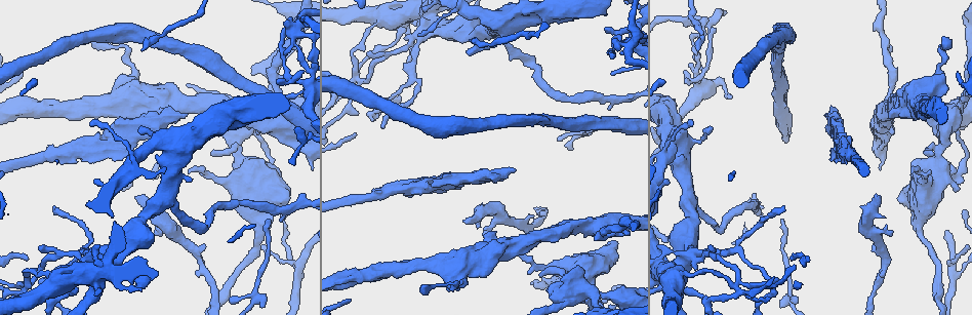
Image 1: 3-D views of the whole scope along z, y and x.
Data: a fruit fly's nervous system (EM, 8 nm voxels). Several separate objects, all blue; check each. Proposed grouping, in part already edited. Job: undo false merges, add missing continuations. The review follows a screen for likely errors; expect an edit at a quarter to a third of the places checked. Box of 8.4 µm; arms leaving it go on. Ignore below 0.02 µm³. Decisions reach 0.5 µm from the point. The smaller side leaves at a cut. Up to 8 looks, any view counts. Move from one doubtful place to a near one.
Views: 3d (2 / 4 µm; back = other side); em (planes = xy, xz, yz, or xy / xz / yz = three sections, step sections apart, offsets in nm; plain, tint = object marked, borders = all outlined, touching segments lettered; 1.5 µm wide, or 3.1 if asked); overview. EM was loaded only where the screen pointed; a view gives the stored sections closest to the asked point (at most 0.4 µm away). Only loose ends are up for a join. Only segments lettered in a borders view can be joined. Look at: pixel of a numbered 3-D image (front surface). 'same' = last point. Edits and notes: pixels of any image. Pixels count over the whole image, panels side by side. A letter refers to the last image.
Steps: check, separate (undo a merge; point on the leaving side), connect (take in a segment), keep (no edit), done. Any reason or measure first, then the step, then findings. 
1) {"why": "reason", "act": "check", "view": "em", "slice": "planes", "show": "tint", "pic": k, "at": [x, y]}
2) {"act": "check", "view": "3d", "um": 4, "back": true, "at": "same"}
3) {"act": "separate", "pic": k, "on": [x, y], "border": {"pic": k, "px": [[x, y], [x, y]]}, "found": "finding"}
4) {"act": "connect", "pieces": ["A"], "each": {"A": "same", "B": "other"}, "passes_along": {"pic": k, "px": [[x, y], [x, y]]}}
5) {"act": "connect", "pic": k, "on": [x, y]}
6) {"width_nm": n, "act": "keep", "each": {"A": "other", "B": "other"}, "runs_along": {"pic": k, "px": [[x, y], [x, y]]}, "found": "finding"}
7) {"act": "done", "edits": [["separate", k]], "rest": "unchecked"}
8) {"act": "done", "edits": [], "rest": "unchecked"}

{"why": "sharp bend", "act": "check", "view": "3d", "um": 2, "pic": 1, "at": [533, 62]}

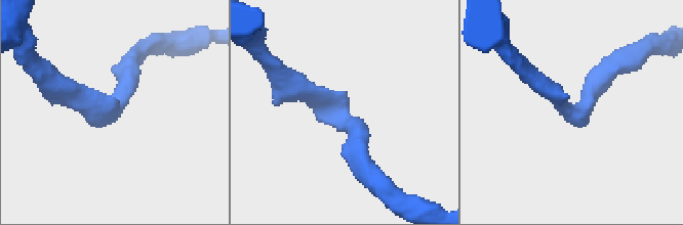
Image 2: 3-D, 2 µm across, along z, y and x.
{"arm_widths_nm": [170, 190], "act": "check", "view": "em", "slice": "planes", "show": "tint", "pic": 2, "at": [108, 114]}

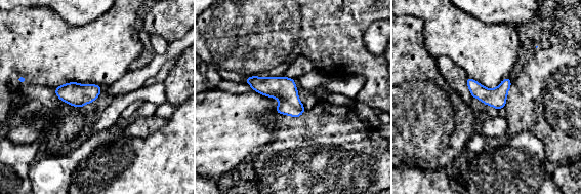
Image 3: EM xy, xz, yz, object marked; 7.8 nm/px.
{"why": "see the neighbours", "act": "check", "view": "em", "slice": "planes", "show": "borders", "at": "same"}

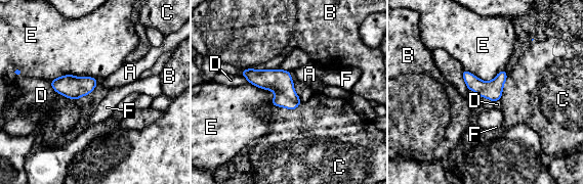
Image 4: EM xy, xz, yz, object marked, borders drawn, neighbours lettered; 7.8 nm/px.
{"act": "keep", "each": {"A": "other", "B": "other", "C": "other", "D": "other", "E": "other", "F": "other"}, "border": {"pic": 4, "px": [[98, 81], [61, 75], [49, 83]]}, "found": "continuous, no second neuron"}

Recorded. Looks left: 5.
{"why": "free end", "act": "check", "view": "em", "slice": "planes", "show": "plain", "pic": 1, "at": [382, 128]}

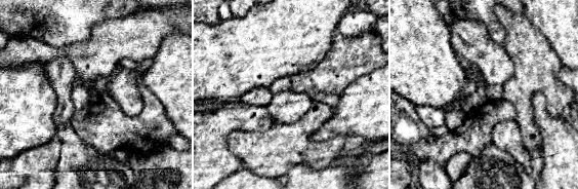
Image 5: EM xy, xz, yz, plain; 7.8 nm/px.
{"why": "see the neighbours", "act": "check", "view": "em", "slice": "planes", "show": "borders", "at": "same"}

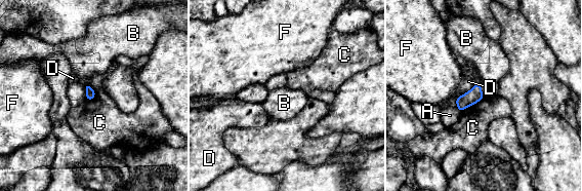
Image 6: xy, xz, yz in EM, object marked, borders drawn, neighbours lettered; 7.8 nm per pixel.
{"act": "keep", "each": {"A": "other", "B": "other", "C": "other", "D": "other", "F": "other"}, "border": {"pic": 6, "px": [[484, 97], [460, 112]]}, "found": "none of them fits"}

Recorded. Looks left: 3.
{"why": "free end", "act": "check", "view": "3d", "um": 2, "back": true, "pic": 1, "at": [466, 220]}

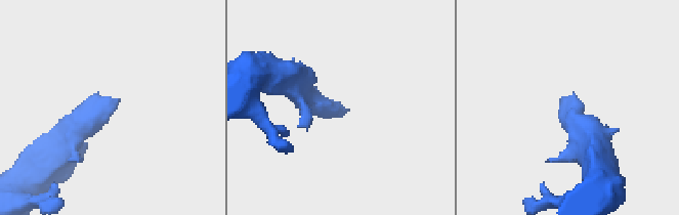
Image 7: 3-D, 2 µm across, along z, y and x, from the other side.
{"why": "now the EM", "act": "check", "view": "em", "slice": "planes", "show": "plain", "pic": 7, "at": [111, 97]}

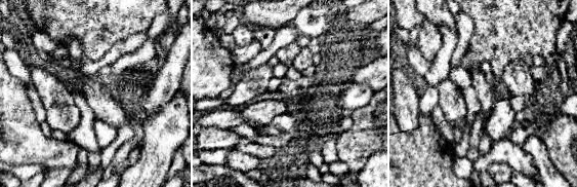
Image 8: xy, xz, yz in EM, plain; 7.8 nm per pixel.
{"why": "what lies round it", "act": "check", "view": "em", "slice": "planes", "show": "borders", "at": "same"}

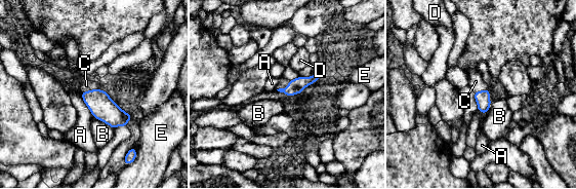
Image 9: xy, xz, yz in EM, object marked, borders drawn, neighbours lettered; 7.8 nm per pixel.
{"act": "connect", "pieces": ["C"], "each": {"A": "other", "B": "other", "C": "same", "D": "other", "E": "other"}, "passes_along": {"pic": 9, "px": [[101, 107], [91, 89], [86, 85]]}, "found": "it goes on there"}

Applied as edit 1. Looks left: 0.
{"act": "done", "edits": [["connect", 9]], "rest": "unchecked"}

